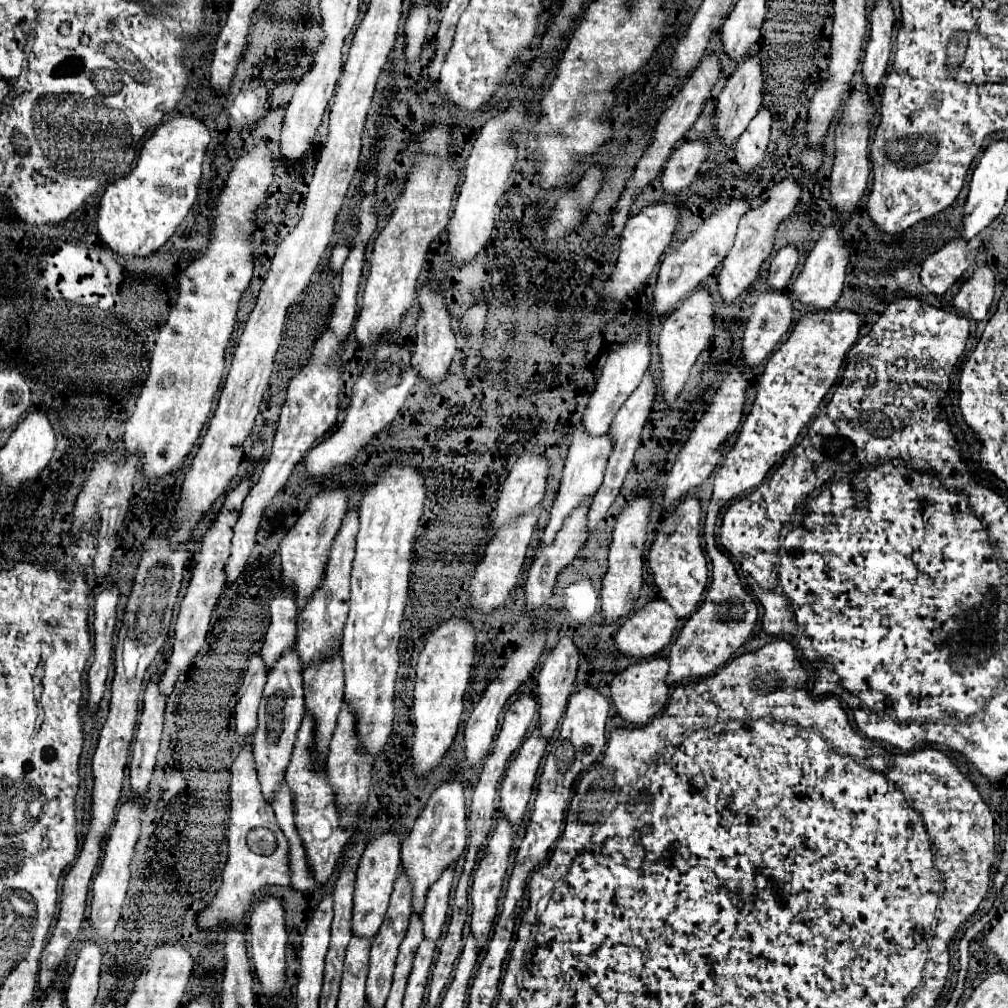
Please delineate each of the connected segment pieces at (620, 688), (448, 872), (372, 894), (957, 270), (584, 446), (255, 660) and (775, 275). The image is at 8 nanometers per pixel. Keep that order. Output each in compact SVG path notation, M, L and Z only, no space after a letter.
M653 657L637 661L615 675L615 679L611 681L611 699L617 709L617 715L627 725L645 725L665 707L671 693L671 687L665 683L667 673L669 673L669 661L665 657Z
M455 863L449 865L441 877L429 887L427 899L425 899L425 909L423 909L423 923L425 923L425 939L439 939L443 925L447 921L449 913L449 895L451 895L451 883L455 875Z
M383 833L375 835L369 843L367 849L359 861L357 869L357 883L355 883L355 895L353 895L353 935L357 937L375 937L387 907L389 907L389 897L393 891L393 883L399 875L399 863L401 863L401 839L395 833Z
M979 237L969 243L955 239L941 247L937 253L929 255L921 269L921 283L927 287L927 291L941 297L955 281L963 277L967 267L975 261L979 245Z
M581 421L575 425L575 431L573 431L573 439L571 439L571 447L569 447L569 455L565 459L565 469L563 469L563 481L561 481L561 487L559 487L559 493L557 493L557 499L553 503L553 509L551 509L551 519L543 531L543 537L541 537L541 547L549 545L557 531L561 529L563 525L563 519L583 503L585 497L593 495L599 485L601 485L601 479L603 479L603 471L605 471L605 463L609 459L609 451L613 451L613 441L609 439L609 433L605 435L599 435L599 437L593 437L593 435L585 435L585 427L581 427Z
M255 651L249 659L249 667L245 671L243 683L237 693L237 703L235 703L235 721L237 721L235 731L239 737L253 735L257 727L257 707L261 701L265 679L267 679L265 661L261 659L261 653Z
M785 245L777 251L777 255L771 259L771 265L769 265L769 285L773 291L781 291L787 287L795 267L797 267L797 261L799 261L799 251L795 245Z

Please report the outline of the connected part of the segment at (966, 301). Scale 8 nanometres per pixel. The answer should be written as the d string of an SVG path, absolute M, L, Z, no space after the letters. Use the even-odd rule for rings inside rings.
M979 267L959 289L953 299L955 309L975 321L987 319L995 295L995 277L989 267Z

